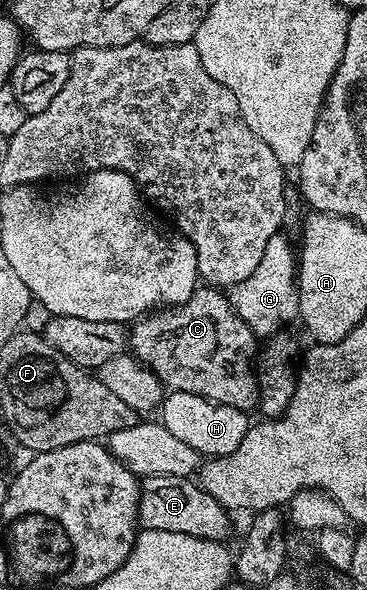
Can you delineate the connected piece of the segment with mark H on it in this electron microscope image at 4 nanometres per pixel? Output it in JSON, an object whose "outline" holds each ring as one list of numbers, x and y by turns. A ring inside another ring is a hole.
{"outline":[[167,392,160,406,160,422,183,443,188,443,203,458,227,457,244,443,244,435,250,429,251,418,247,410,221,405,204,399,195,393]]}

